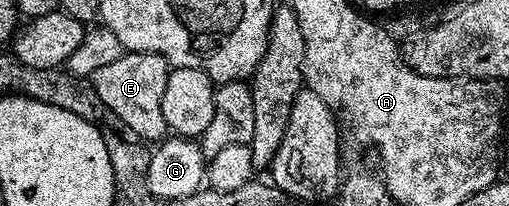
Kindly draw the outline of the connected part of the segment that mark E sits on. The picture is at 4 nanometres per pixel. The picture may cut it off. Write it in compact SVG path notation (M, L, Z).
M125 52L113 64L104 64L90 76L91 87L101 100L127 125L136 139L155 144L168 137L165 116L161 116L161 96L165 96L165 80L169 63L159 54Z

